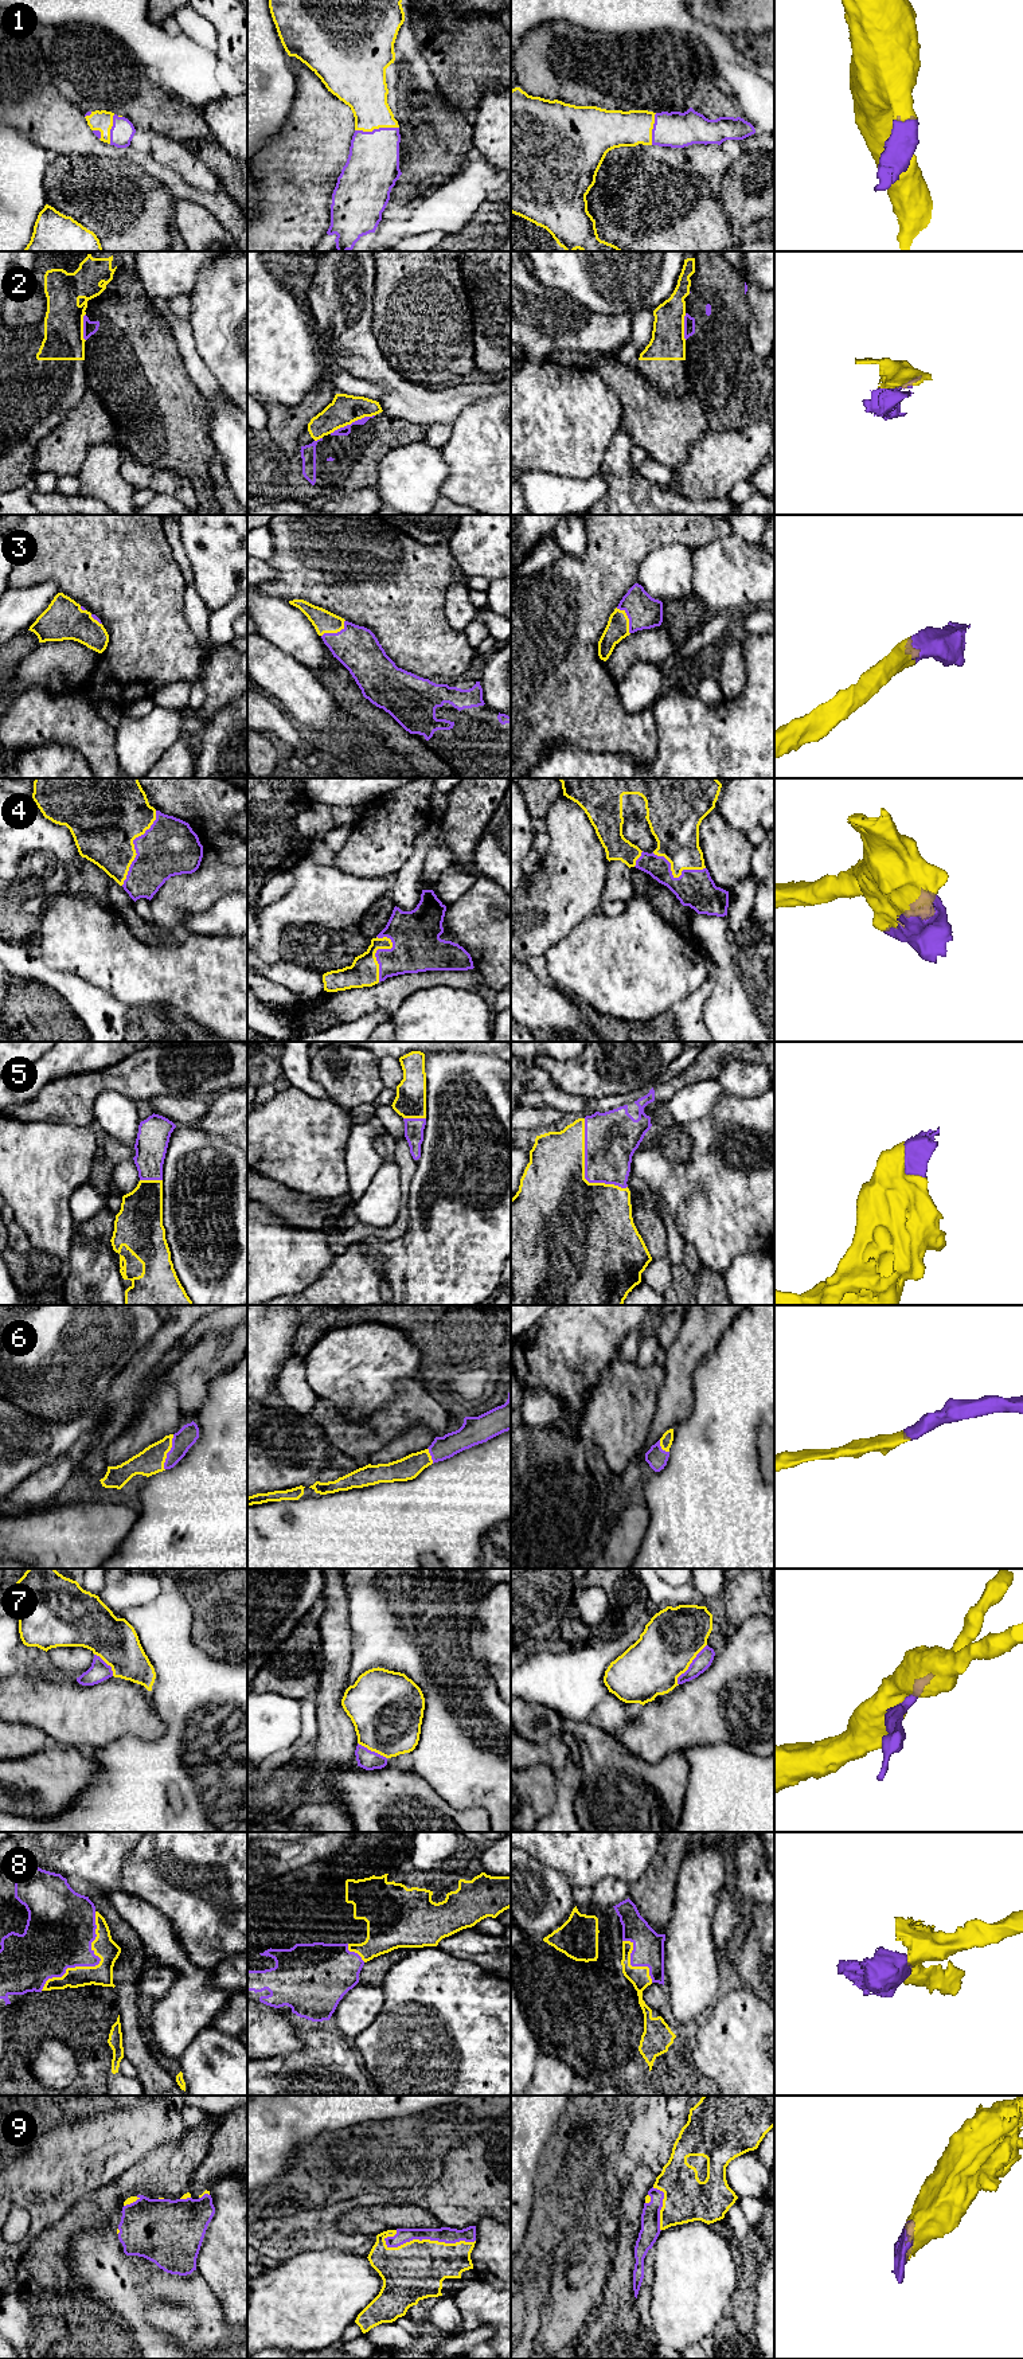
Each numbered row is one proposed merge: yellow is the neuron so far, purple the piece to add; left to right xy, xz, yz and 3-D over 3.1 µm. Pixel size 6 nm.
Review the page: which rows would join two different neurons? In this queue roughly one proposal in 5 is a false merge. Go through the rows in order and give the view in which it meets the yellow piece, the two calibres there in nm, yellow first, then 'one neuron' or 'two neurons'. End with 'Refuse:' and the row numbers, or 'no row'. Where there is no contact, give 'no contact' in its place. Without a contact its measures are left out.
1: xz | 280/320 nm | one neuron
2: xz | 180/60 nm | two neurons
3: yz | 140/200 nm | one neuron
4: xy | 440/340 nm | one neuron
5: yz | 440/320 nm | one neuron
6: xy | 160/120 nm | one neuron
7: yz | 360/100 nm | one neuron
8: xy | 140/360 nm | one neuron
9: xz | 360/100 nm | one neuron
Refuse: 2

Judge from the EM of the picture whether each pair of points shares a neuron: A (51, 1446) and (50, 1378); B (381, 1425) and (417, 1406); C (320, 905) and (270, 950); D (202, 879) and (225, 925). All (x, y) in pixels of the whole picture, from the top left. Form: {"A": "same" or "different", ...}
{"A": "different", "B": "same", "C": "same", "D": "different"}

